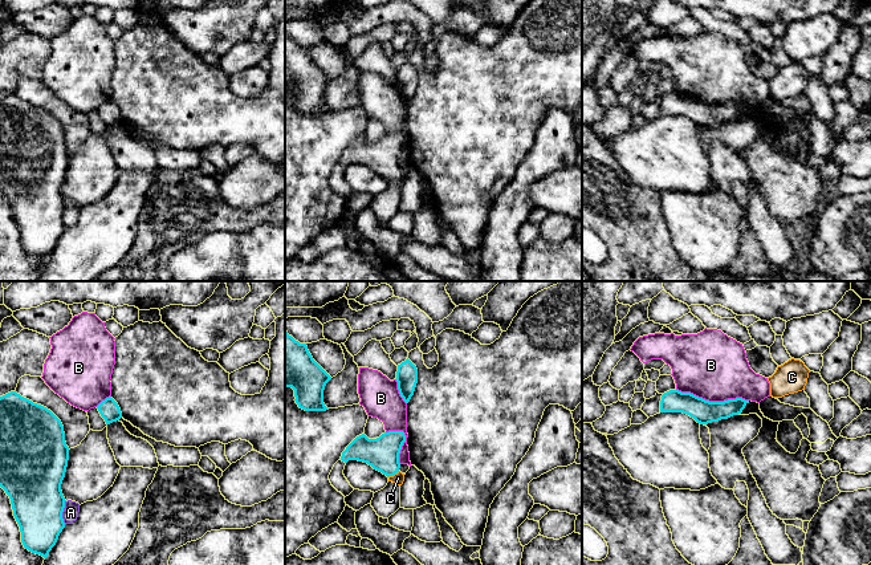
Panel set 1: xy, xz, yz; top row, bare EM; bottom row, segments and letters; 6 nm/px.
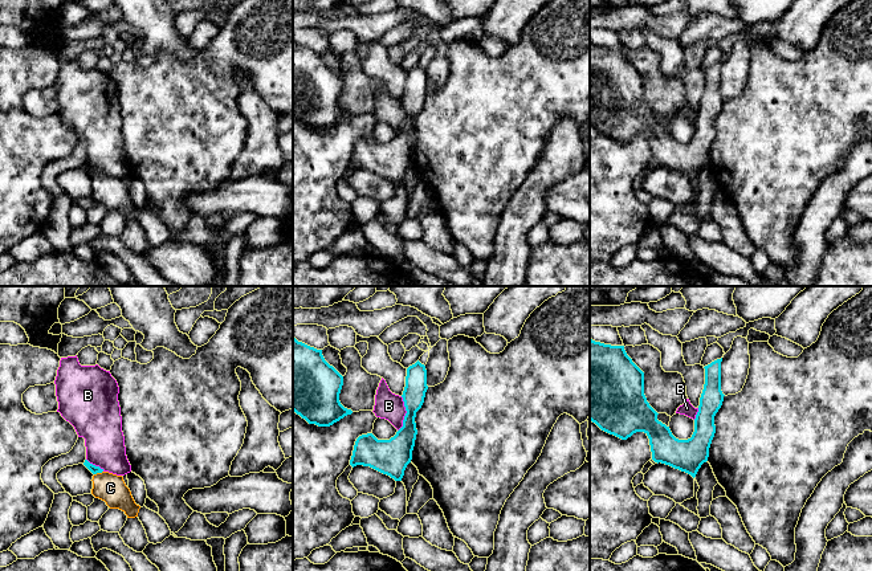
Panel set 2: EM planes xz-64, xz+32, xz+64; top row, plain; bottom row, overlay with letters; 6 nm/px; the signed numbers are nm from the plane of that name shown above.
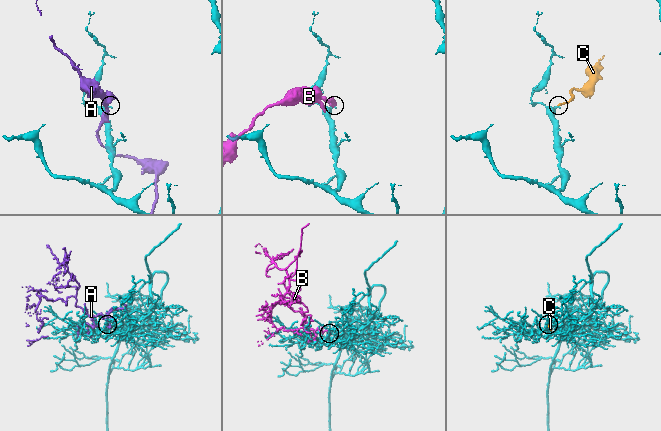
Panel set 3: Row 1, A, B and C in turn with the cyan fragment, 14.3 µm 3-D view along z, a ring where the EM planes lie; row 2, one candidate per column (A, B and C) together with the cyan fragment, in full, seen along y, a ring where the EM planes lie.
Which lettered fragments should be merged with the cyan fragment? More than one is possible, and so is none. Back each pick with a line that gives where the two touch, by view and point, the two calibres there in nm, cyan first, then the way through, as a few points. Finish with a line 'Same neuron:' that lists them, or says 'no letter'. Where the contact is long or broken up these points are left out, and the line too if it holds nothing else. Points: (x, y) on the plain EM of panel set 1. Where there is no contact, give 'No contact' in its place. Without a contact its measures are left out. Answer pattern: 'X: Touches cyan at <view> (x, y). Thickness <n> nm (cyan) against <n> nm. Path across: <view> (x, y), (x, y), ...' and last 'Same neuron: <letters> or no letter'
C: Touches cyan at xz (393, 178). Thickness 200 nm (cyan) against 70 nm. Path across: xz (382, 157), (393, 178), (398, 181)
Same neuron: C

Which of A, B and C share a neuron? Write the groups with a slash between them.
A / B / C

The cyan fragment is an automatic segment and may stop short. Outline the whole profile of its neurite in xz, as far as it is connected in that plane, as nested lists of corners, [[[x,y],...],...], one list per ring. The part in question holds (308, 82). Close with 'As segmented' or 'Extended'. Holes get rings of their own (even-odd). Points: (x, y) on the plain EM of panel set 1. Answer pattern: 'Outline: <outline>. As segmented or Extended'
Outline: [[[285,33],[285,90],[294,93],[296,106],[305,114],[326,114],[323,93],[331,80],[313,62],[306,46],[300,46]]]. As segmented

